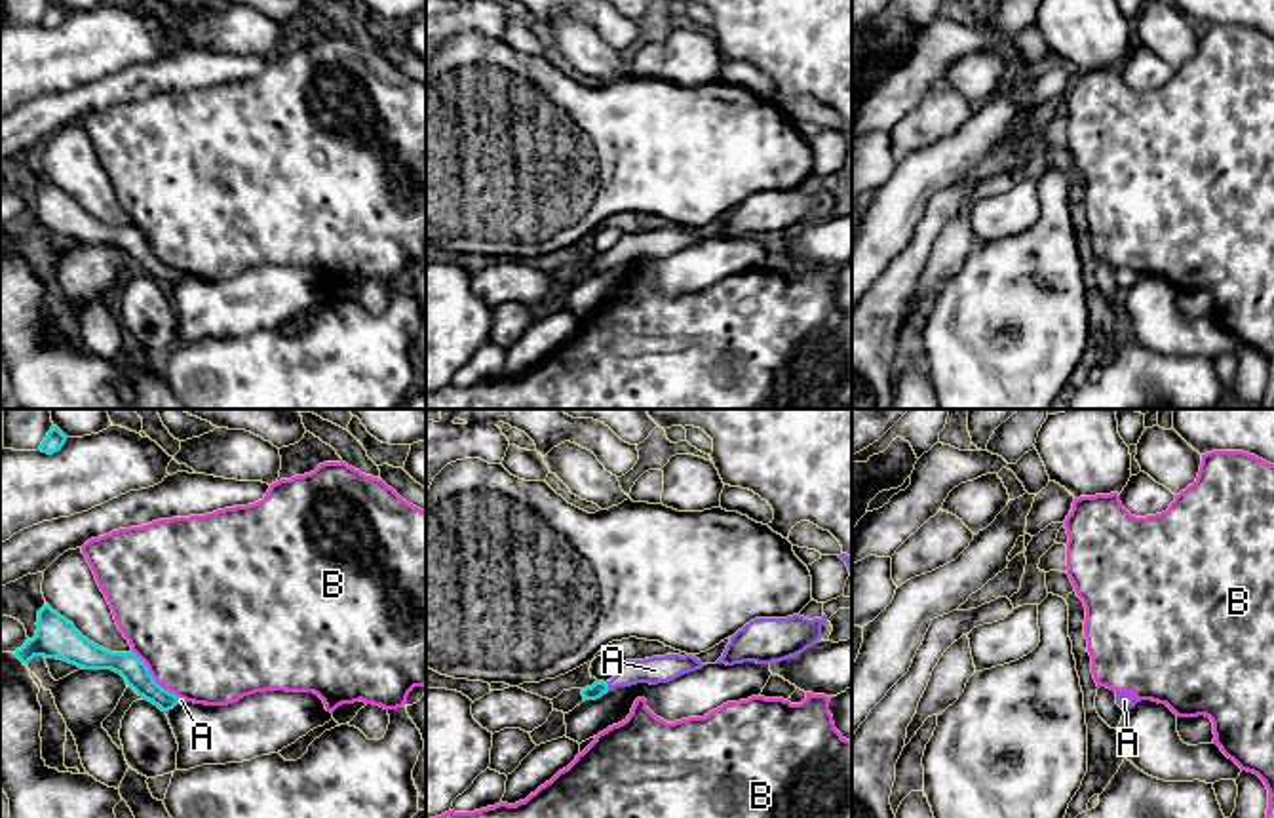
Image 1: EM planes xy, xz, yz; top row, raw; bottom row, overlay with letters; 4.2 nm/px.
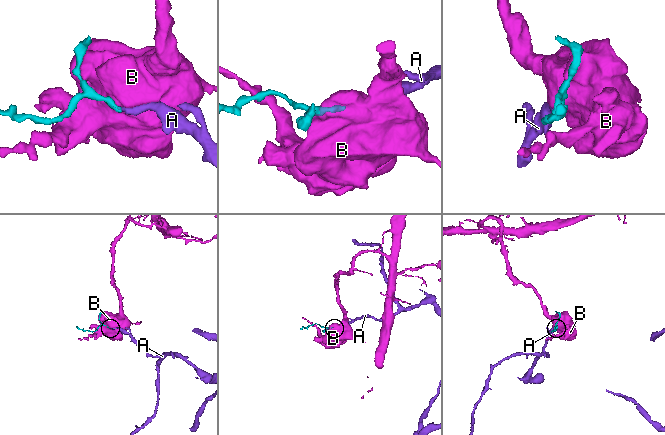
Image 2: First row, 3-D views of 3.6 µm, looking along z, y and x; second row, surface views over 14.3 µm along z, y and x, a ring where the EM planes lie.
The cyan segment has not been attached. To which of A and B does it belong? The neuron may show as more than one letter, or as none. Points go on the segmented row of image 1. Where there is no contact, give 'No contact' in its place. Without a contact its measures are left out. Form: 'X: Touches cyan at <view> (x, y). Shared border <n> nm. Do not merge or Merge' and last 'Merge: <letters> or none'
A: Touches cyan at xz (607, 685). Shared border 40 nm. Merge
B: Touches cyan at xy (153, 678). Shared border 300 nm. Do not merge
Merge: A

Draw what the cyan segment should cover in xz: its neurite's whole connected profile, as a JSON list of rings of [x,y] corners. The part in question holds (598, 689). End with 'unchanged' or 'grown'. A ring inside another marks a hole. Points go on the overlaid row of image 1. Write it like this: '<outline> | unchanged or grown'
[[[666,654],[652,656],[645,660],[626,660],[620,666],[620,672],[610,681],[595,681],[591,687],[582,689],[584,702],[597,700],[616,687],[631,687],[637,683],[667,683],[685,673],[702,670],[707,664],[702,664],[692,654]]] | grown

